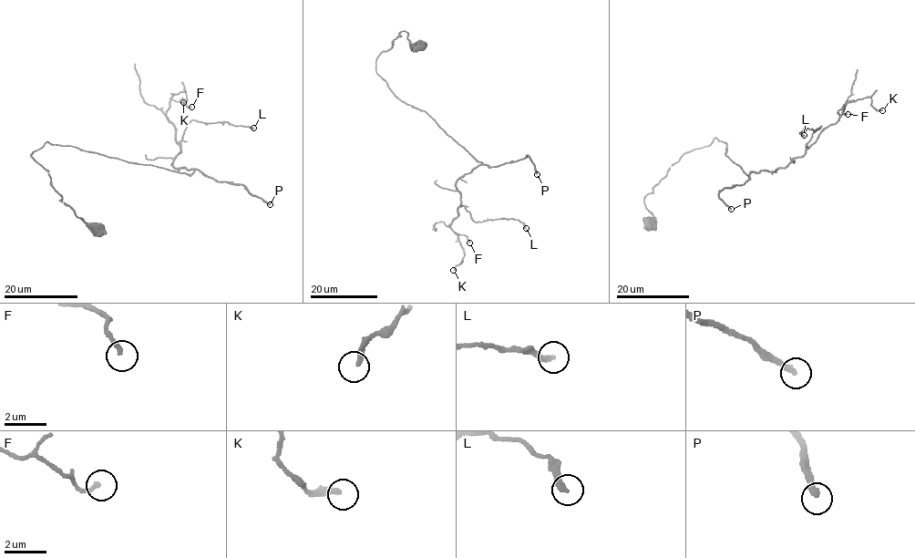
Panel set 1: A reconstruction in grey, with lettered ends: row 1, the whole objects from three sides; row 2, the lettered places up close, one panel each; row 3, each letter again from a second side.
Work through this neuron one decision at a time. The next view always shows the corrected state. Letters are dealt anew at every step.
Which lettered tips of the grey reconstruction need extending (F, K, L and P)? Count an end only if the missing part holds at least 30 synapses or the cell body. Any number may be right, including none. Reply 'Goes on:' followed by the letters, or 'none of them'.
Goes on: P

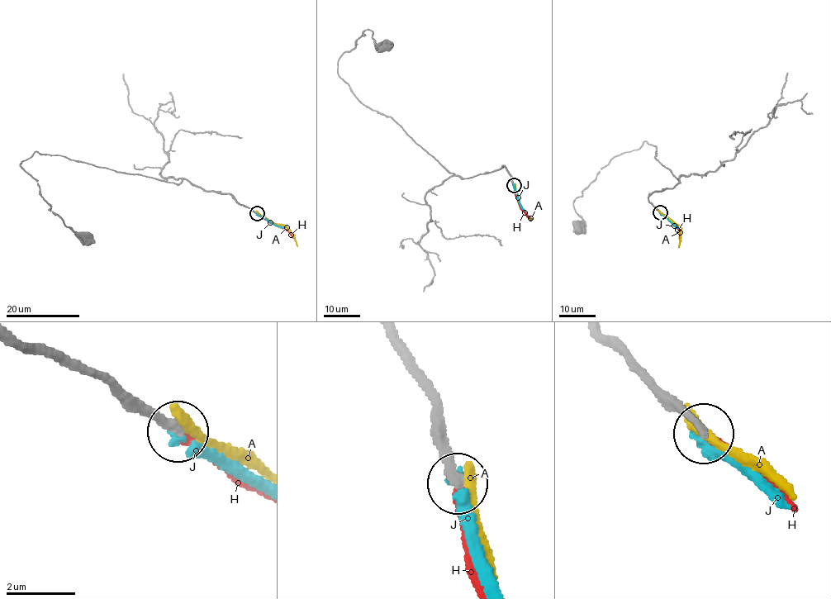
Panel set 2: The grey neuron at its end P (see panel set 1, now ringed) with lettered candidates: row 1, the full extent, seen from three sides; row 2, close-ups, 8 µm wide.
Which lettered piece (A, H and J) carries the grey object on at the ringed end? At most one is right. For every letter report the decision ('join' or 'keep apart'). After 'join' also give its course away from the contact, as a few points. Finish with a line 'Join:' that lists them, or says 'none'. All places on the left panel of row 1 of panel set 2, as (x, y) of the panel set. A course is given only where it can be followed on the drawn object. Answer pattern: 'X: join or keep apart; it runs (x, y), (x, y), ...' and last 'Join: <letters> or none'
A: keep apart
H: join; it runs (257, 214), (294, 238)
J: keep apart
Join: H

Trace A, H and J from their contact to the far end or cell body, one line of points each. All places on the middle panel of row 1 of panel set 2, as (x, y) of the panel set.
A: (514, 185), (519, 206), (531, 219)
H: (514, 186), (520, 207), (530, 218)
J: (513, 185), (519, 203), (526, 213)

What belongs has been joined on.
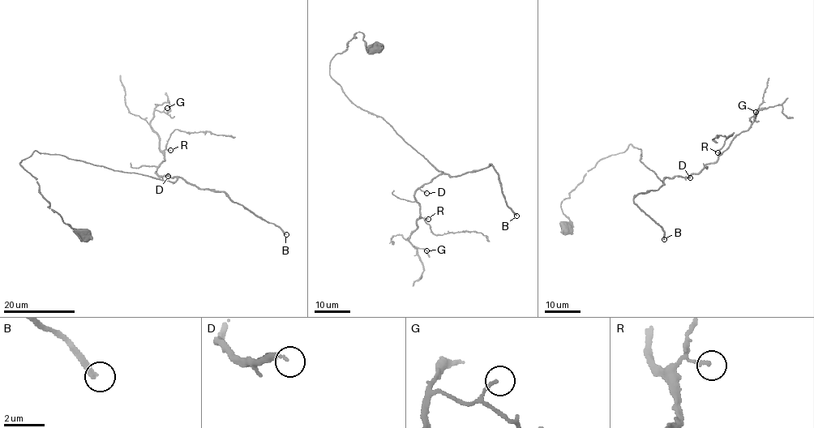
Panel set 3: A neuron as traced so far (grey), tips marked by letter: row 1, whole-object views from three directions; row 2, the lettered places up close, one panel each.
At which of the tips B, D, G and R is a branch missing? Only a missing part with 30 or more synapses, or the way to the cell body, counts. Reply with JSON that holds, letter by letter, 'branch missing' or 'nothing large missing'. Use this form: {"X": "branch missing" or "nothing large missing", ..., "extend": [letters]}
{"B": "branch missing", "D": "nothing large missing", "G": "nothing large missing", "R": "nothing large missing", "extend": ["B"]}

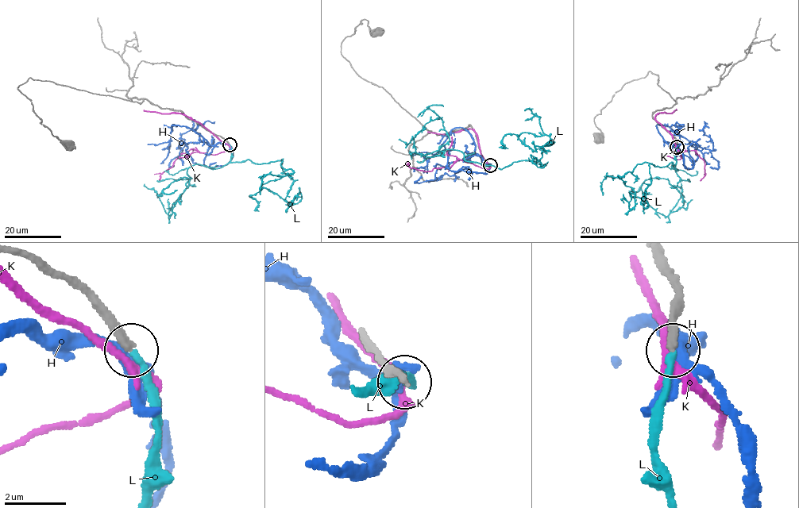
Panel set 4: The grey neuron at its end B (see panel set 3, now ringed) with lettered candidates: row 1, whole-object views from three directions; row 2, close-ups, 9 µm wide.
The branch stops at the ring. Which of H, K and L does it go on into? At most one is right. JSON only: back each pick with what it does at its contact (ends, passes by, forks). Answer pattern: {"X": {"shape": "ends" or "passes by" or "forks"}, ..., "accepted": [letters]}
{"L": {"shape": "ends"}, "accepted": ["L"]}

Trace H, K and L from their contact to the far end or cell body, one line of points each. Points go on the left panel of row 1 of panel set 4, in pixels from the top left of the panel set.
H: (229, 144), (210, 144), (187, 127), (171, 125), (167, 156), (162, 163)
K: (229, 145), (180, 113), (143, 109)
L: (229, 144), (232, 162), (283, 159), (283, 168), (293, 172), (261, 186), (288, 205), (295, 195), (300, 197)

